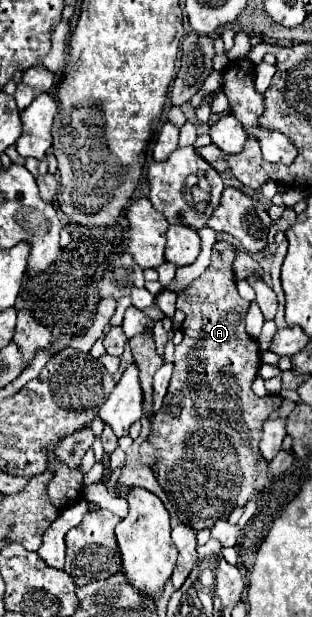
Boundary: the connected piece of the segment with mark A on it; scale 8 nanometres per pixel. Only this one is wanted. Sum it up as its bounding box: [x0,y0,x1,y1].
[141,242,281,530]

